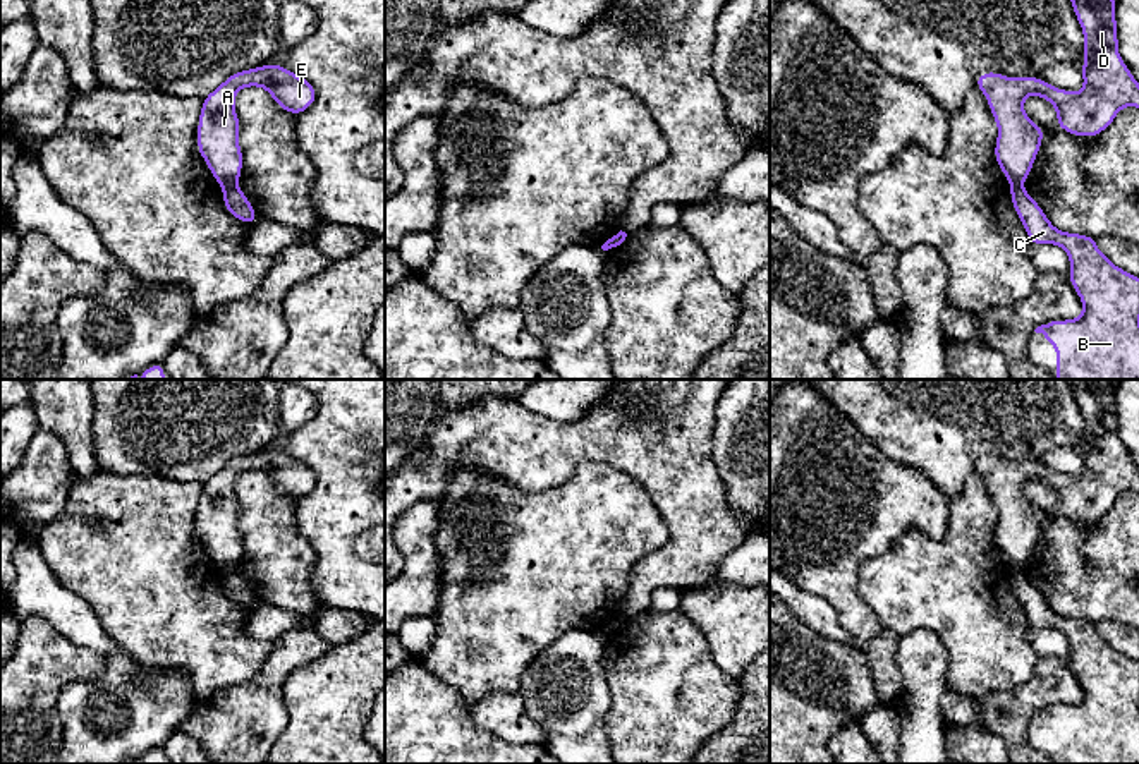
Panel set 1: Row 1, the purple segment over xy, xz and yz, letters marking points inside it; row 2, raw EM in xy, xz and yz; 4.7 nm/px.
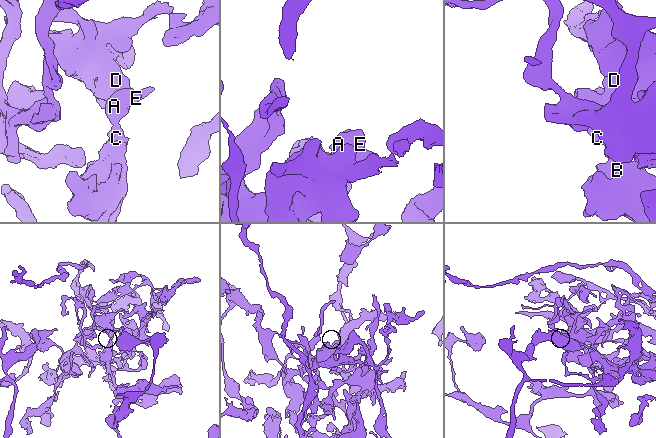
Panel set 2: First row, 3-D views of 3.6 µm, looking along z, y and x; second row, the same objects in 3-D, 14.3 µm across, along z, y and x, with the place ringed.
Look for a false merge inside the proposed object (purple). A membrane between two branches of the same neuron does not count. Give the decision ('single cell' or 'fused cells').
fused cells

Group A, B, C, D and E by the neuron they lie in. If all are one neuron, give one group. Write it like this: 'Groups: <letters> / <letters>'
Groups: A D E / B C

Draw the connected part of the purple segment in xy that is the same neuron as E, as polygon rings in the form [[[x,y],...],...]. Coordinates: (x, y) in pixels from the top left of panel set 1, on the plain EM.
[[[278,448],[234,457],[203,482],[198,536],[222,572],[237,568],[242,558],[235,479],[241,472],[251,470],[266,474],[280,493],[294,500],[306,496],[316,486],[314,470]]]

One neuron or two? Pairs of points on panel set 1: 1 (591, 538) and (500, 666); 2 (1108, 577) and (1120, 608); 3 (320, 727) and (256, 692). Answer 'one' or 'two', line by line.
1: one
2: one
3: two

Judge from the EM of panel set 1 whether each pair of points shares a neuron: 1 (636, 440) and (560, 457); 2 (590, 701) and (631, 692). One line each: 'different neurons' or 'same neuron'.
1: same neuron
2: different neurons

